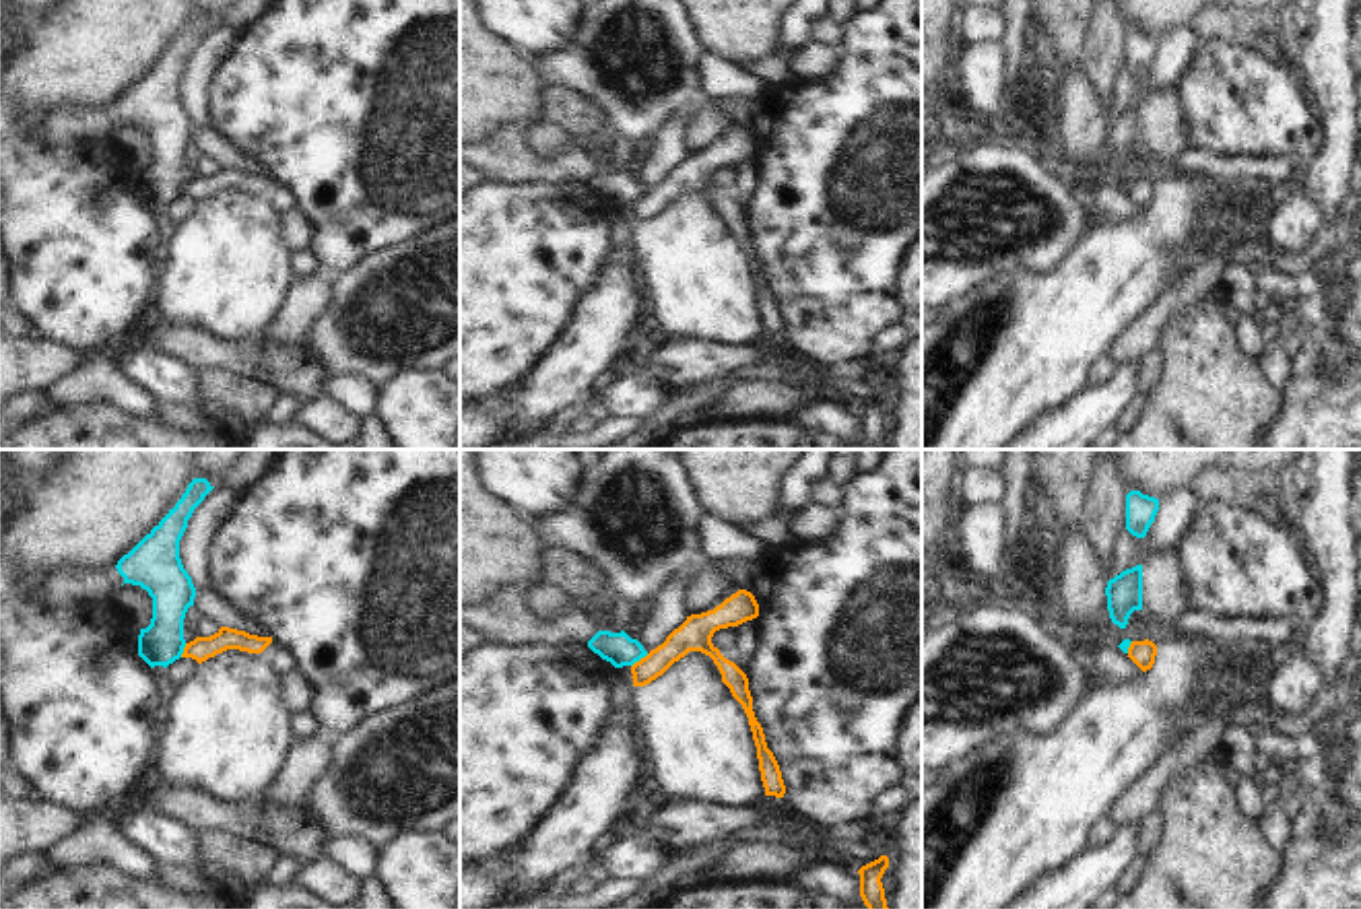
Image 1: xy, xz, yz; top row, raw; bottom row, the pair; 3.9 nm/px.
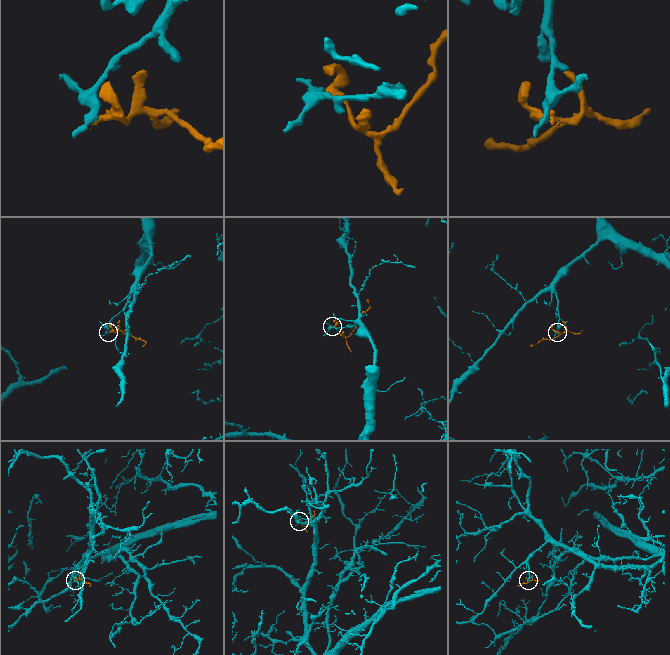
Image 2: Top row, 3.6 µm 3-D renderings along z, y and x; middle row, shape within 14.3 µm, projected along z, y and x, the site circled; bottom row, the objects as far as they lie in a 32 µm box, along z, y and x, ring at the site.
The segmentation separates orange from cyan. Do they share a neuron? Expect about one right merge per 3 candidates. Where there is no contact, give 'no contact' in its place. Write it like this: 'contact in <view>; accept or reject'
contact in xz; reject

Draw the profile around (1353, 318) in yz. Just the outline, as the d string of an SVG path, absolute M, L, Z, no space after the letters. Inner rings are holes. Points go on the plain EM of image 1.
M1357 280L1353 305L1347 313L1347 342L1361 361L1361 280Z

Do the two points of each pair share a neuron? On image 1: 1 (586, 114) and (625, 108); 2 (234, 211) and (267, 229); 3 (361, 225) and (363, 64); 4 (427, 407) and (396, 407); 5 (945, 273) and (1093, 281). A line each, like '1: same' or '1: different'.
1: different
2: same
3: same
4: same
5: different

